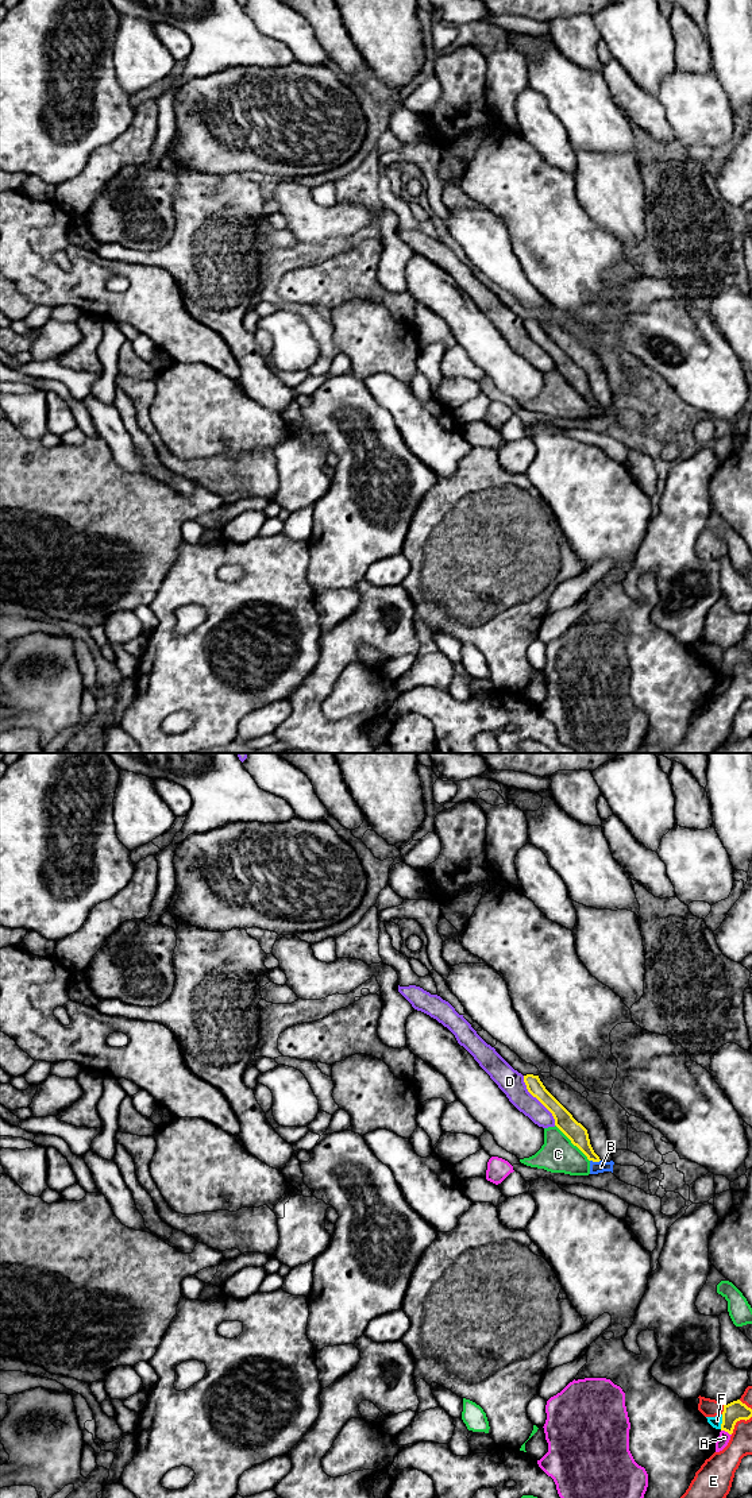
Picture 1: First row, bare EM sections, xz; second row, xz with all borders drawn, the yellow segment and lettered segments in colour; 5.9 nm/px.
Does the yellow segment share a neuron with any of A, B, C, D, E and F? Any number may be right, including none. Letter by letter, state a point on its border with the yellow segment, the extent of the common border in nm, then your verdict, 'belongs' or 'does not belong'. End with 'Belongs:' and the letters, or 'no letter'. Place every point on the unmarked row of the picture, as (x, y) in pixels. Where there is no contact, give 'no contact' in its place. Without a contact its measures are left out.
A: meets yellow in xz at (727, 675); contact 70 nm long; does not belong
B: meets yellow in xz at (596, 405); contact 60 nm long; does not belong
C: meets yellow in xz at (573, 387); contact 300 nm long; does not belong
D: meets yellow in xz at (538, 343); contact 360 nm long; does not belong
E: meets yellow in xz at (724, 653); contact 60 nm long; does not belong
F: meets yellow in xz at (722, 666); contact 90 nm long; does not belong
Belongs: no letter

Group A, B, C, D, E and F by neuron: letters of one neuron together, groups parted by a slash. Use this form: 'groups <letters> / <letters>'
groups A / B / C / D / E / F

